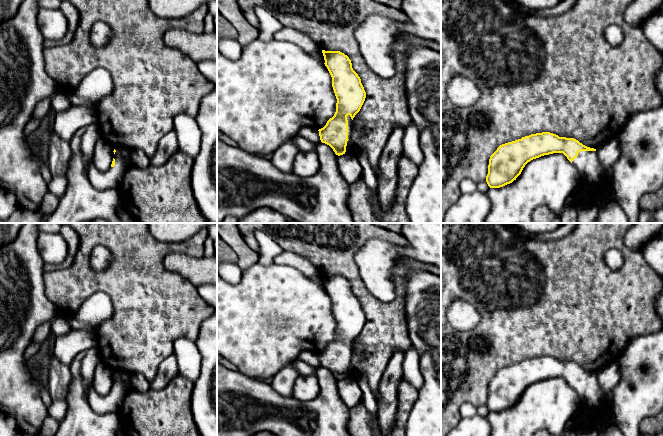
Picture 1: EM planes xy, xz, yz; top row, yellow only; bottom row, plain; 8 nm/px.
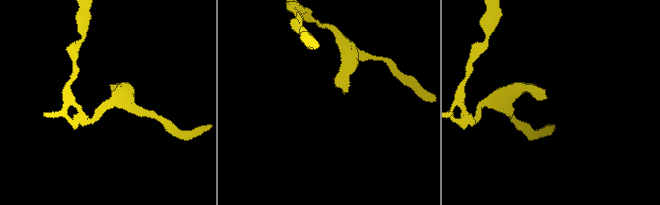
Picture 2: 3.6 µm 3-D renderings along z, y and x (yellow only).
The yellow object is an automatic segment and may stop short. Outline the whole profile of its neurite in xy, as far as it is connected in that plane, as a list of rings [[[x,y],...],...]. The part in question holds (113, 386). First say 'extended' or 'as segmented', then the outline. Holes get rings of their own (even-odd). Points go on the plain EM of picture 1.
extended | [[[115,373],[113,376],[114,382],[111,392],[106,396],[99,395],[93,385],[89,386],[88,402],[92,410],[97,414],[118,412],[130,390]]]

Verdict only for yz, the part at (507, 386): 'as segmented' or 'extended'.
extended

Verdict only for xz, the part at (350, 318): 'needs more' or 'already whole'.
needs more

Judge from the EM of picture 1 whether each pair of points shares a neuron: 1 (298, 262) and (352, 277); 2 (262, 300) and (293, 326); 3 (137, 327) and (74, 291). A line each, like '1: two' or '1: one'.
1: two
2: one
3: one

